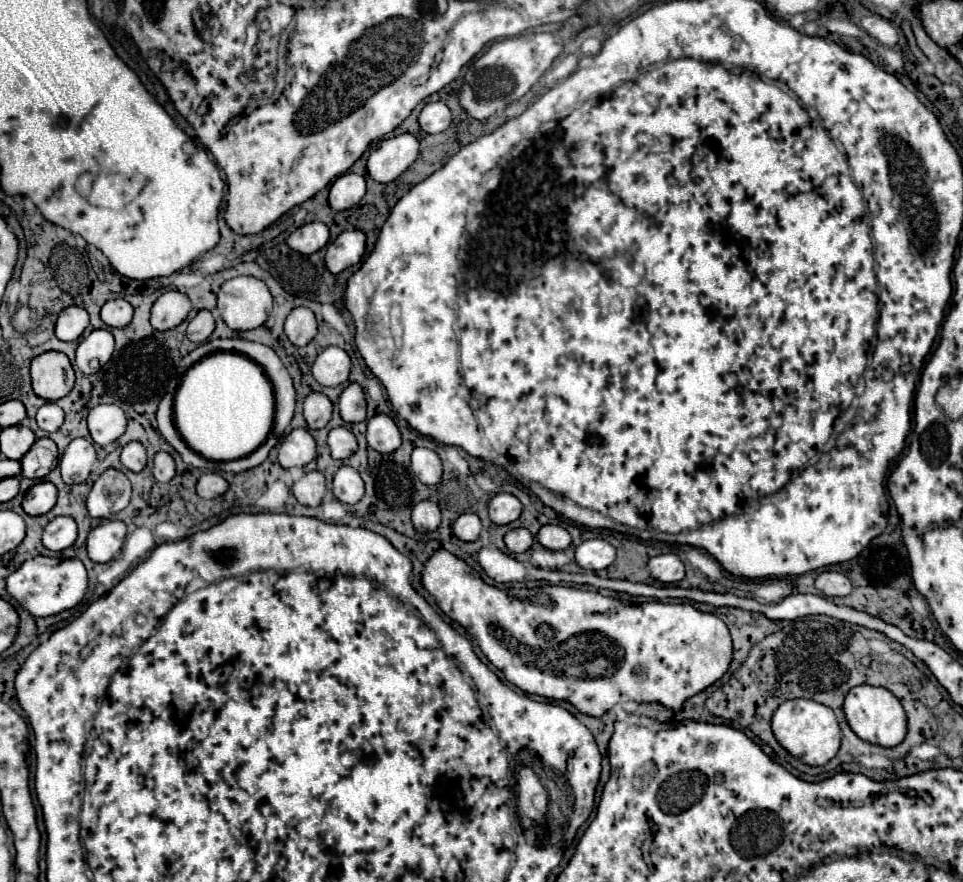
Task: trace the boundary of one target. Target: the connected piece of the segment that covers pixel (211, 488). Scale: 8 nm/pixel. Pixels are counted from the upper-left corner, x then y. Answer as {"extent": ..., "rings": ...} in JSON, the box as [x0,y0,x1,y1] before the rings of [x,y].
{"extent":[197,474,229,500],"rings":[[[203,474],[197,482],[197,494],[205,500],[213,500],[213,498],[219,498],[223,496],[225,492],[229,490],[229,484],[227,480],[221,476],[221,474]]]}

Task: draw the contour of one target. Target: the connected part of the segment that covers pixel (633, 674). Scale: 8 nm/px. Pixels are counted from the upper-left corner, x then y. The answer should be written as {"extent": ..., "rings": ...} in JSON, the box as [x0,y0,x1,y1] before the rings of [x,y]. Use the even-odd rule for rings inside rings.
{"extent":[423,550,733,716],"rings":[[[447,550],[435,552],[425,564],[423,586],[453,622],[459,622],[477,638],[483,654],[511,684],[527,694],[571,702],[581,714],[589,716],[603,716],[615,704],[627,700],[659,702],[669,710],[679,710],[685,700],[721,680],[733,658],[733,642],[725,622],[695,610],[691,604],[645,602],[635,606],[597,592],[551,584],[497,590]]]}

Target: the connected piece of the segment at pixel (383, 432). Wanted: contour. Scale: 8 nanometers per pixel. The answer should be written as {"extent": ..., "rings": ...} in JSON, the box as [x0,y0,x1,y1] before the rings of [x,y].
{"extent":[367,414,401,454],"rings":[[[377,414],[367,422],[367,444],[381,454],[395,452],[401,446],[401,432],[389,416]]]}

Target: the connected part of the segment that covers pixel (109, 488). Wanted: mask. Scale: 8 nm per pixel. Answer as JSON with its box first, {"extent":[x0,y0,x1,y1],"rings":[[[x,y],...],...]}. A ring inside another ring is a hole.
{"extent":[87,470,131,518],"rings":[[[105,470],[87,496],[87,510],[93,518],[107,518],[121,512],[131,500],[131,484],[119,470]]]}

